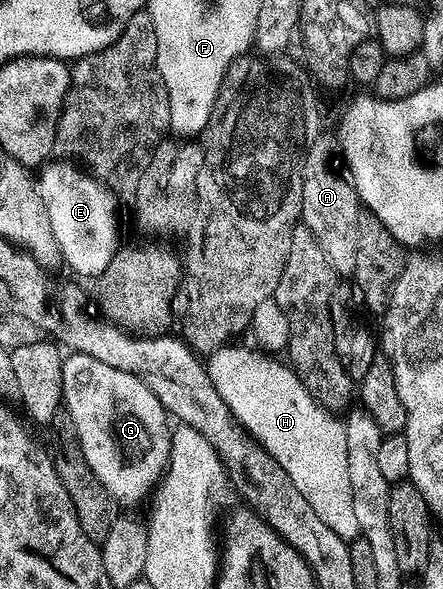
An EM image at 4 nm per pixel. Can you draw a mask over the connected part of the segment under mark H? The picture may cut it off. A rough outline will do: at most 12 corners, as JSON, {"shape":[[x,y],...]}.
{"shape":[[225,344],[215,391],[311,511],[358,536],[342,418],[288,364]]}

